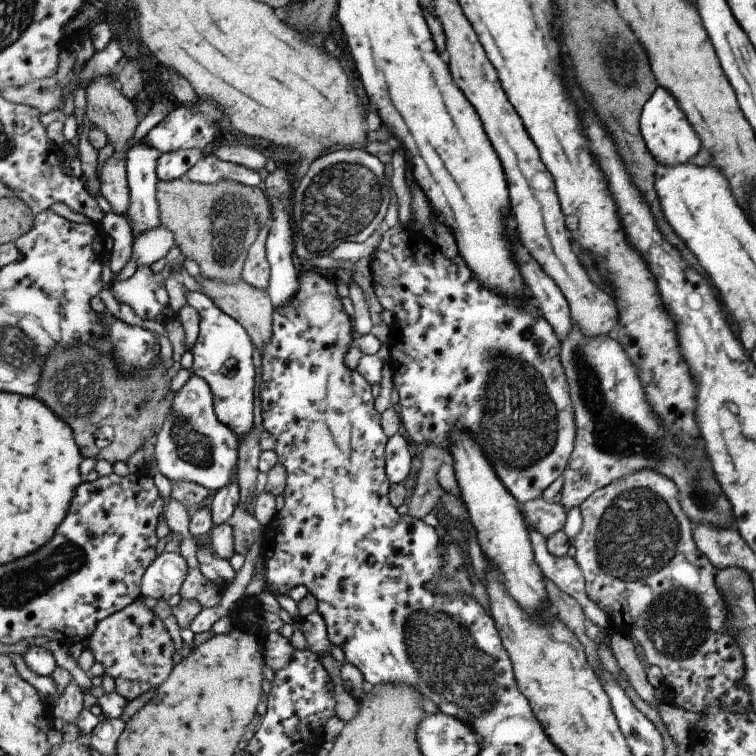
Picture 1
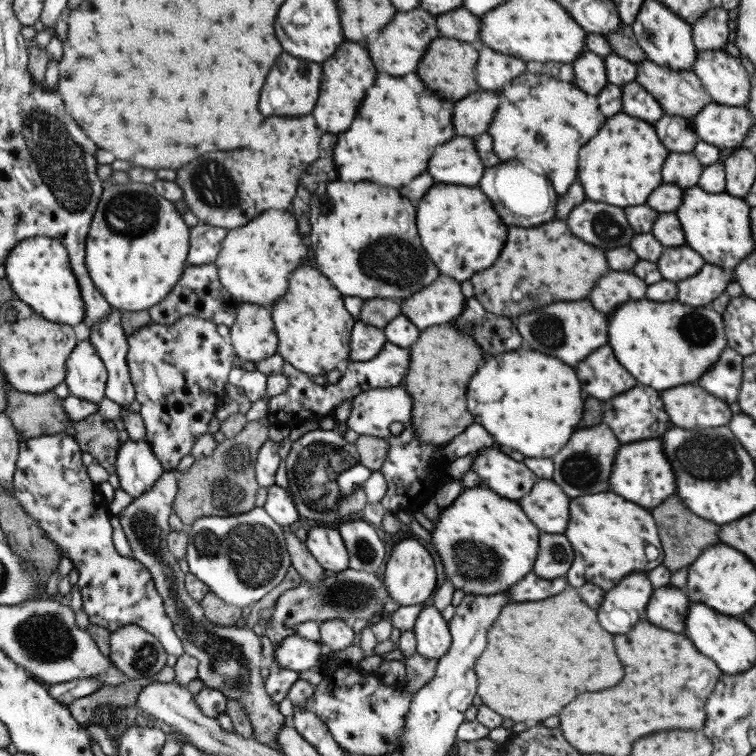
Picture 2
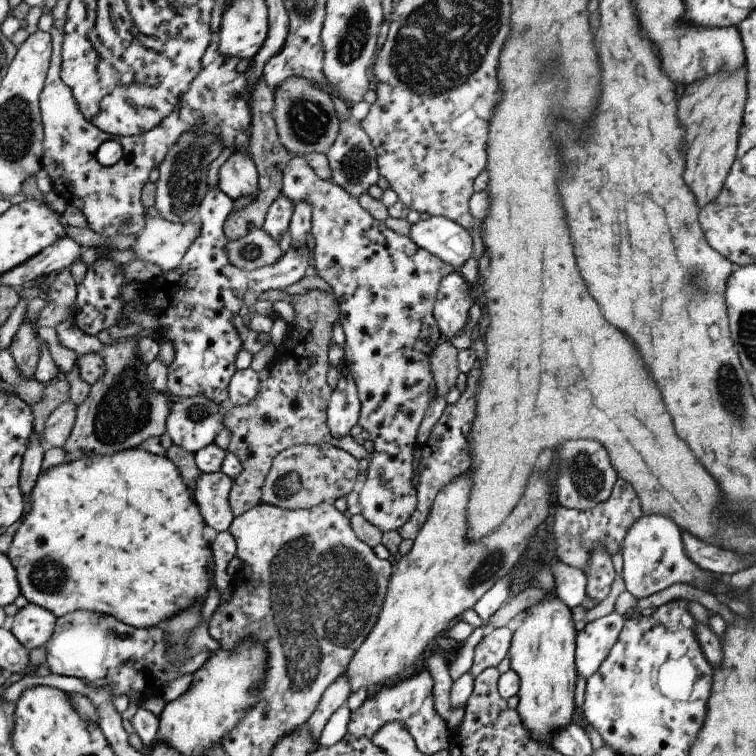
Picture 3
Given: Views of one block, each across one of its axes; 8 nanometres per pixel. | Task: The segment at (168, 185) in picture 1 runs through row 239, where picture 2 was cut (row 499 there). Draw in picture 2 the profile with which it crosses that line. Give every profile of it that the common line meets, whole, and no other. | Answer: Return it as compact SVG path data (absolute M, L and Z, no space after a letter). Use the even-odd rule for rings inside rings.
M267 418L263 422L249 422L239 438L225 438L213 456L201 458L189 470L179 472L175 514L181 518L185 528L193 526L201 518L231 518L257 508L259 490L263 490L257 476L257 464L261 448L269 442L269 430L271 424L267 424Z

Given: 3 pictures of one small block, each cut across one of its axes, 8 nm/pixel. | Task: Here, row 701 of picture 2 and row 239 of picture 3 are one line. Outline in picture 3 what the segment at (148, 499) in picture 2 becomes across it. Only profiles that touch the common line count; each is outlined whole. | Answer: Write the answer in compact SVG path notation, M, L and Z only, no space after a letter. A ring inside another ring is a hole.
M261 228L251 230L251 234L247 234L241 240L229 242L227 254L235 266L255 272L267 266L275 266L281 258L281 246L277 240L273 240L273 236L267 230Z

